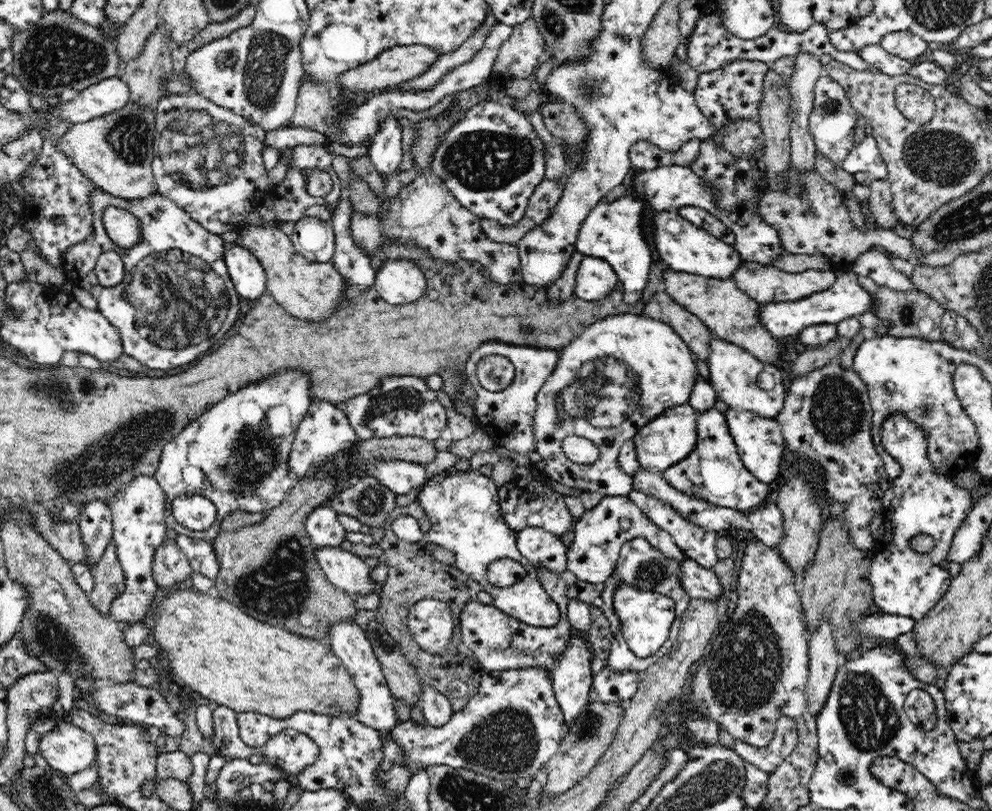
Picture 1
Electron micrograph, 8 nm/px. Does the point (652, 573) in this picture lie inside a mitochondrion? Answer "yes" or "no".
yes

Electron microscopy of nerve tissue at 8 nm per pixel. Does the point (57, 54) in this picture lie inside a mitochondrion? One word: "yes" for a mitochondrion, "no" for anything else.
yes

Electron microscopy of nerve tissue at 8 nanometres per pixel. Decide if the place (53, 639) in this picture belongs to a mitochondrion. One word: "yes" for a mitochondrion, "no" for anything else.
yes

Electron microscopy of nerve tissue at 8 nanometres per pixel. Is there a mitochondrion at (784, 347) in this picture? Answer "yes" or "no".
no

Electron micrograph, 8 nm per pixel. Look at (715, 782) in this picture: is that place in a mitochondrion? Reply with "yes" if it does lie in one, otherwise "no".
yes

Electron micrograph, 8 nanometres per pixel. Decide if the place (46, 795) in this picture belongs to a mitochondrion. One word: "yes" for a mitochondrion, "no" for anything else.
yes

